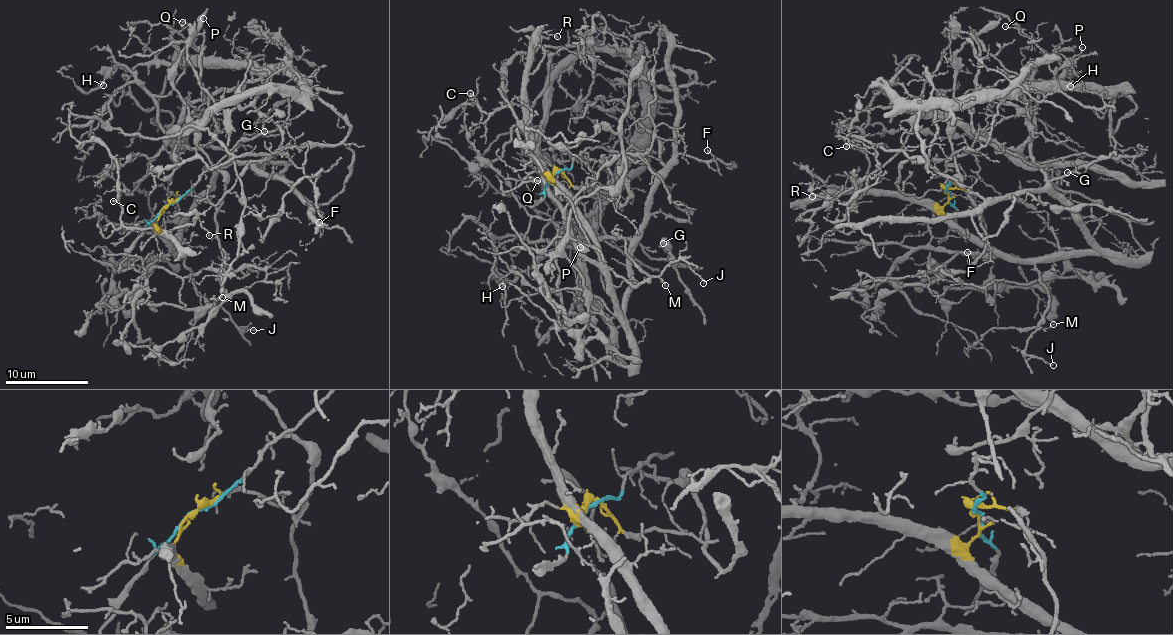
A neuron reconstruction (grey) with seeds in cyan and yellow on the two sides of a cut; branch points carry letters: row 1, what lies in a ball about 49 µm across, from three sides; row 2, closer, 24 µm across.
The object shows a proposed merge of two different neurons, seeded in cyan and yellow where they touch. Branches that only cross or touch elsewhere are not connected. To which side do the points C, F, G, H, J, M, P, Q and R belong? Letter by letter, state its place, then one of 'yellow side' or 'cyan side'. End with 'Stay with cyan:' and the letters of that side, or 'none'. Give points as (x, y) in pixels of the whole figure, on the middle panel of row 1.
C: (470, 93) | yellow side
F: (707, 150) | yellow side
G: (663, 243) | yellow side
H: (502, 286) | cyan side
J: (703, 283) | yellow side
M: (665, 285) | yellow side
P: (580, 247) | cyan side
Q: (537, 180) | cyan side
R: (557, 36) | yellow side
Stay with cyan: H, P, Q

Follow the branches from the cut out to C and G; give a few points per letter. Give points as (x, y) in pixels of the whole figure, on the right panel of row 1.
C: (948, 191), (948, 201), (929, 207), (887, 192), (864, 193), (855, 185), (867, 171), (869, 158), (845, 146)
G: (948, 191), (944, 213), (1016, 258), (1084, 255), (1092, 248), (1088, 228), (1050, 181), (1084, 170), (1067, 172)

